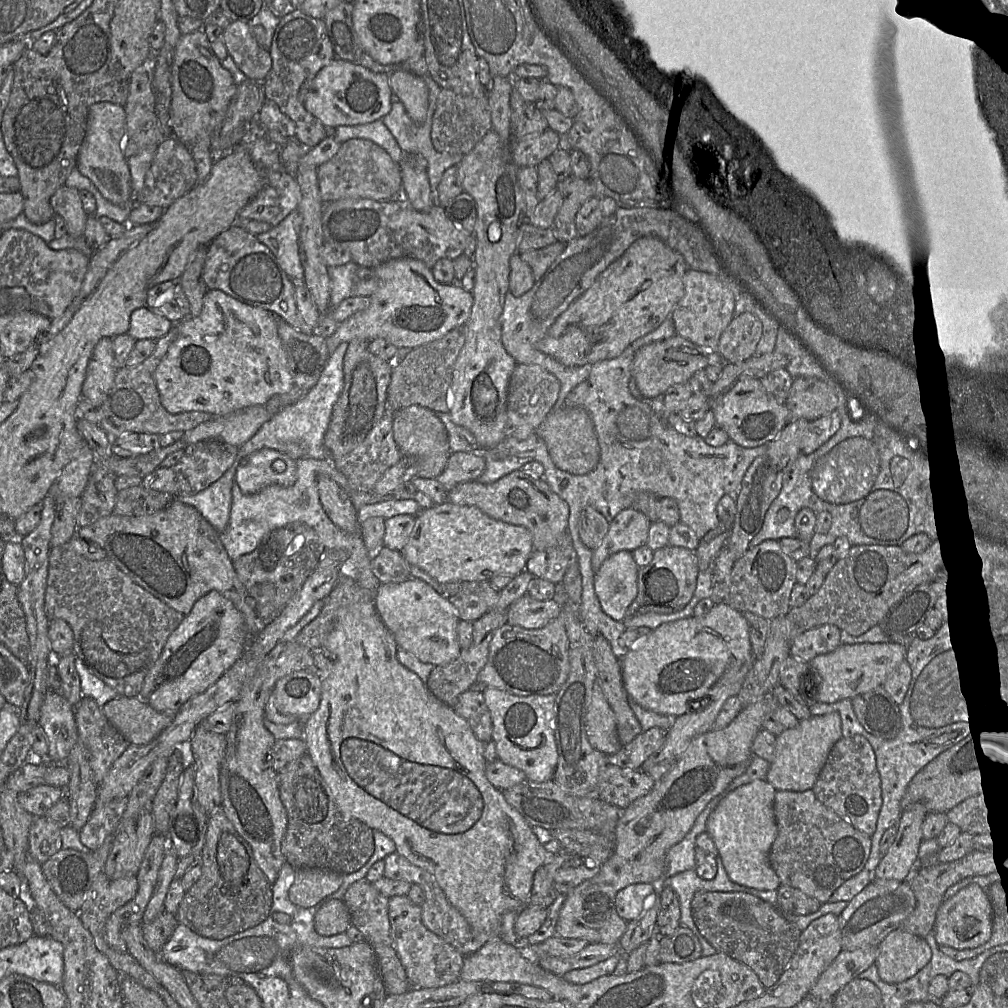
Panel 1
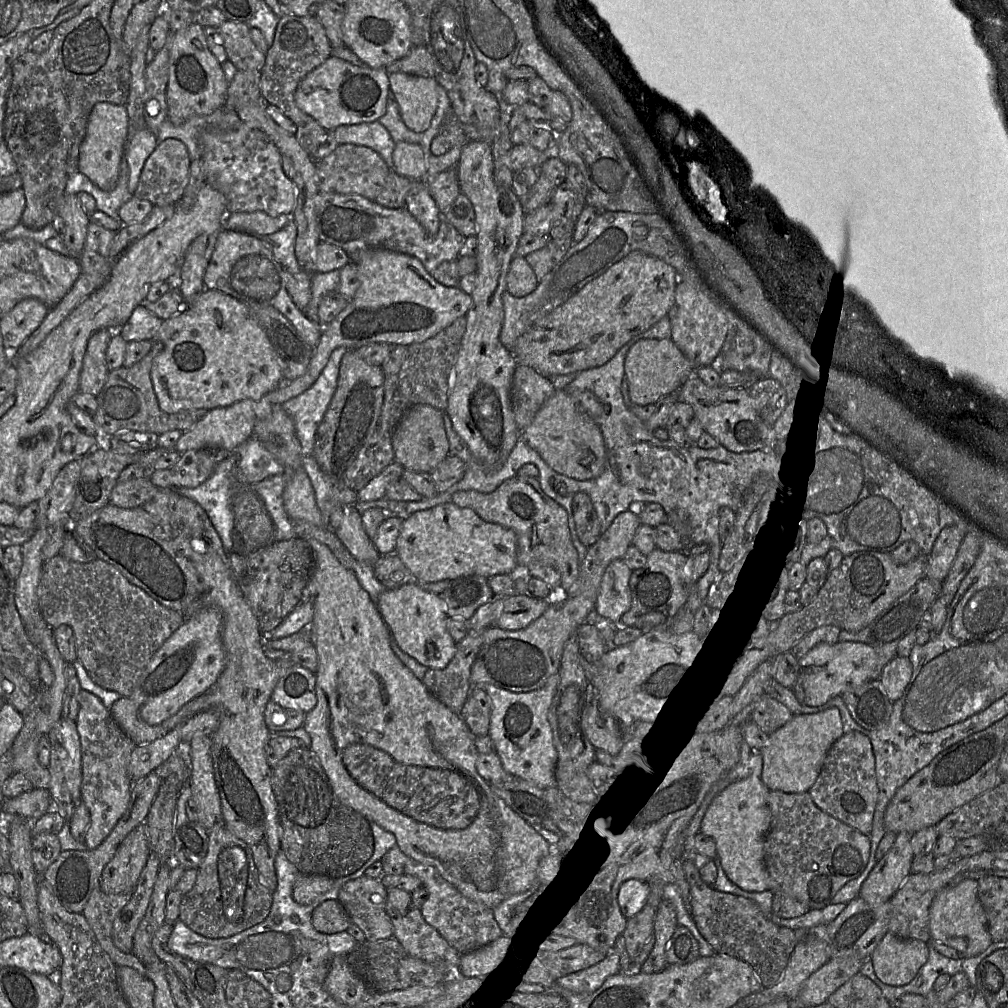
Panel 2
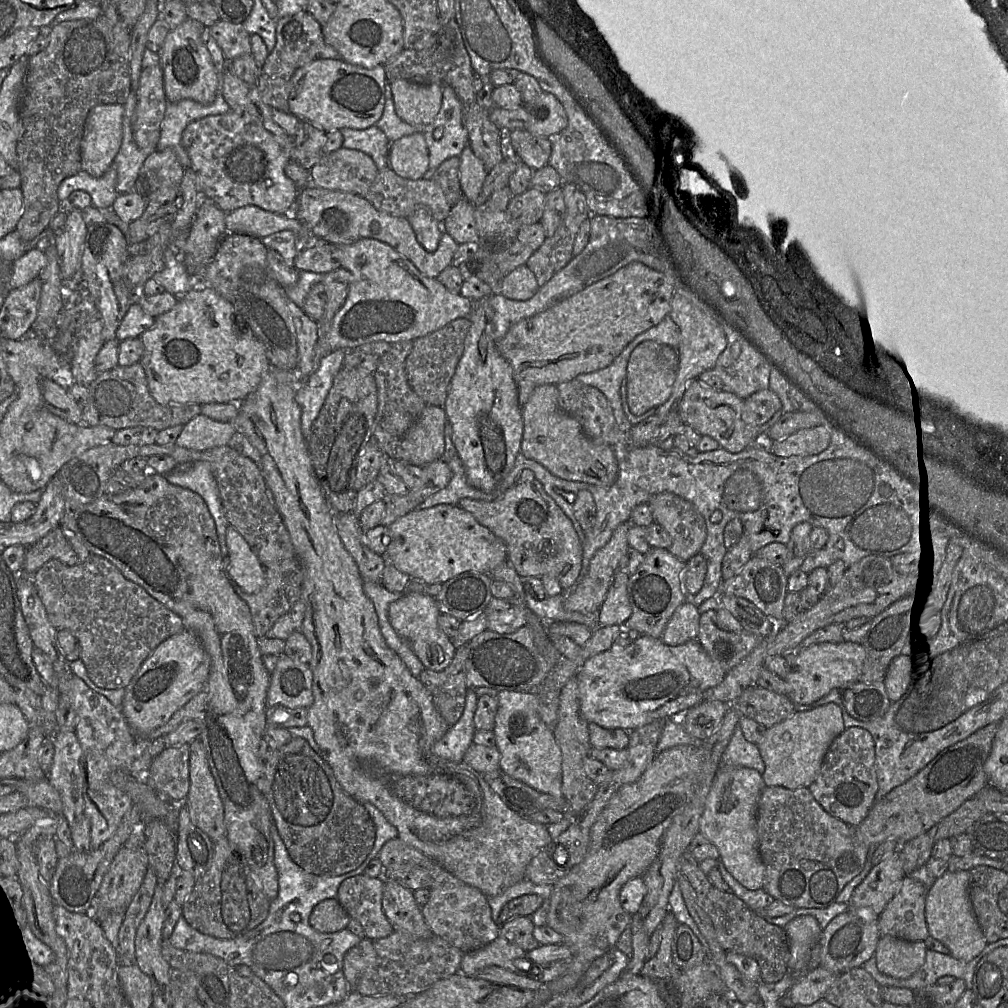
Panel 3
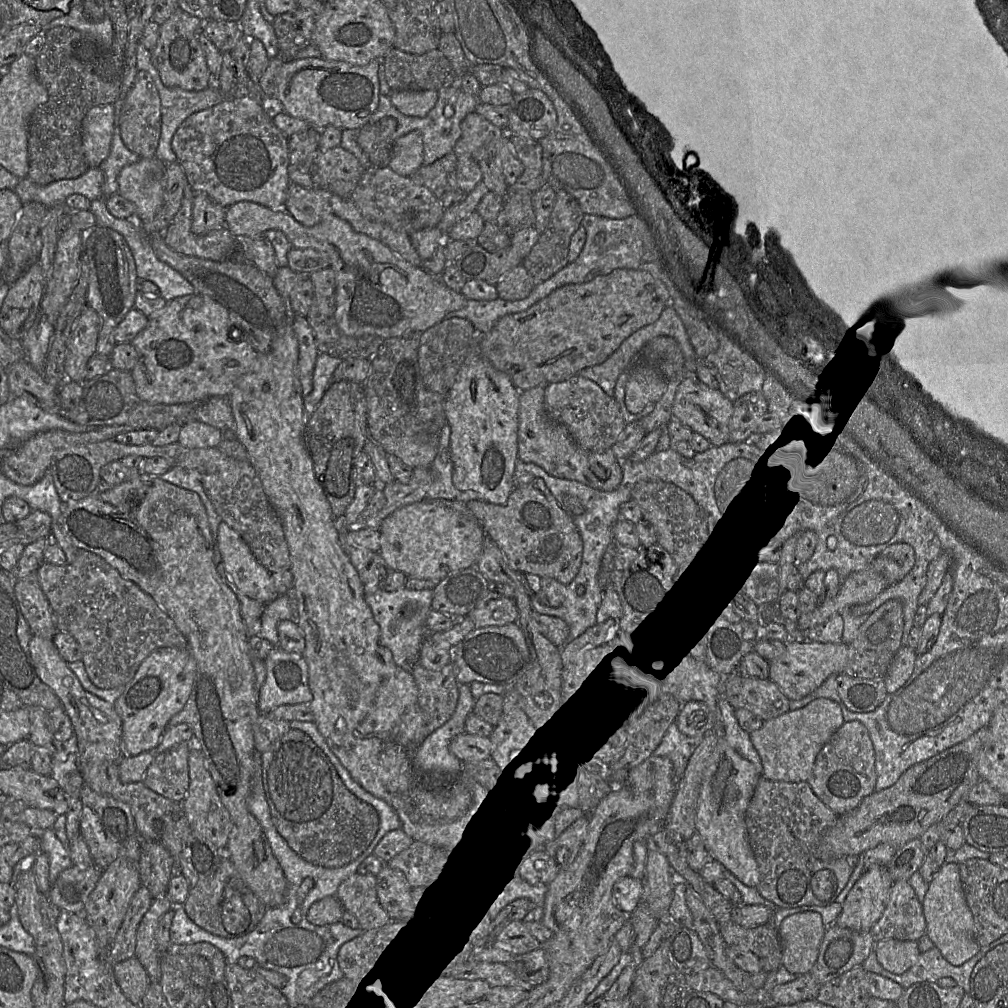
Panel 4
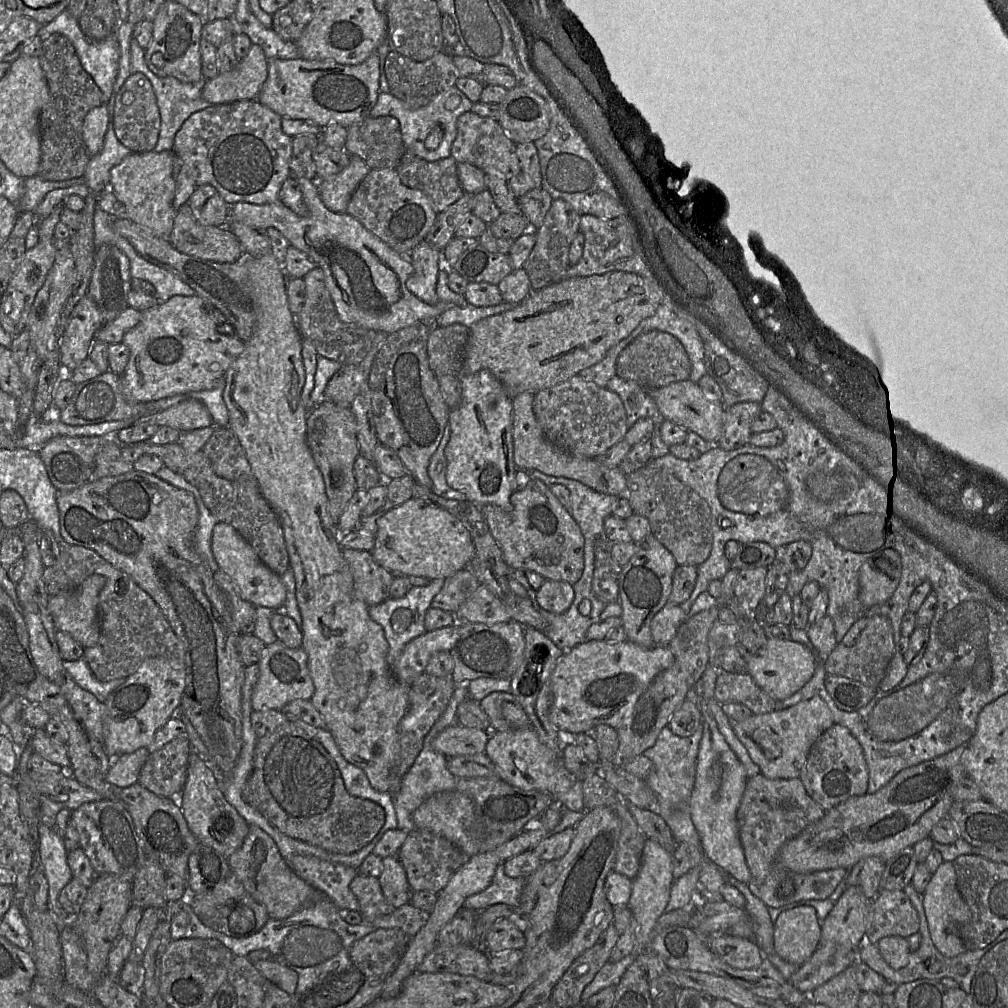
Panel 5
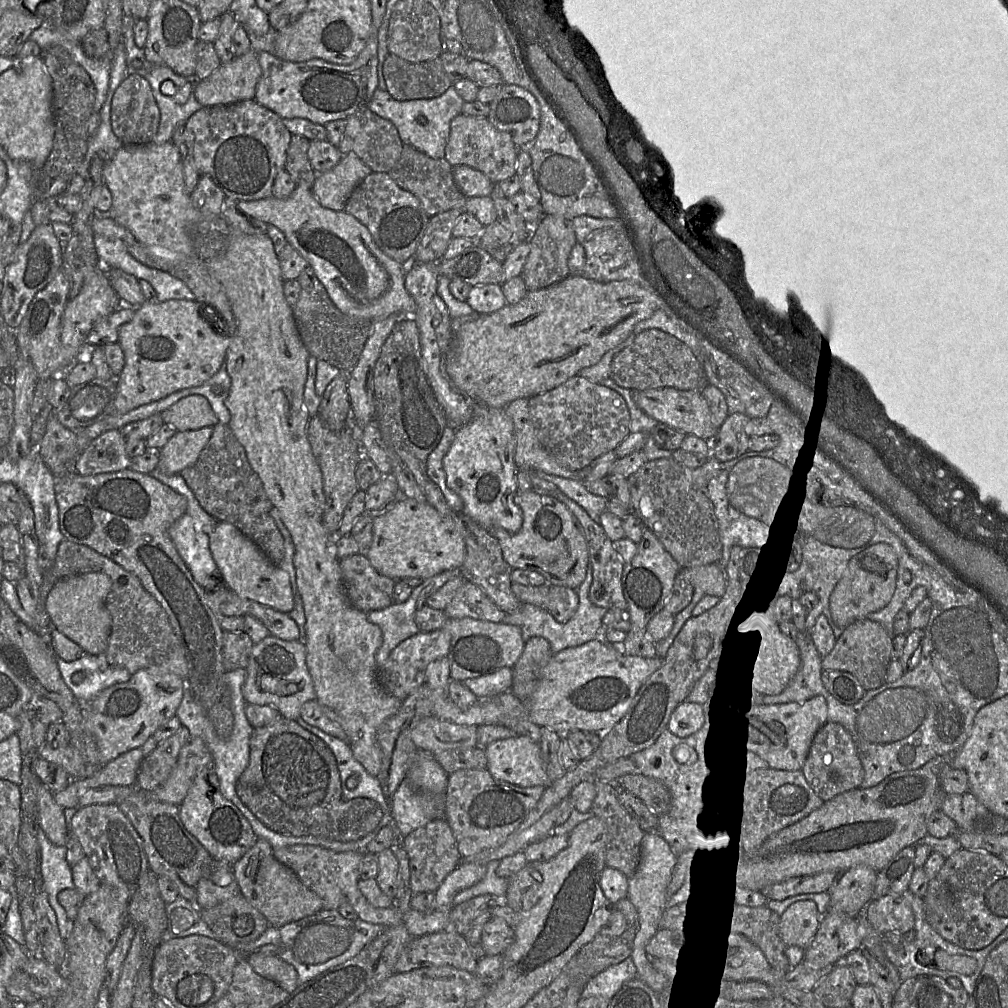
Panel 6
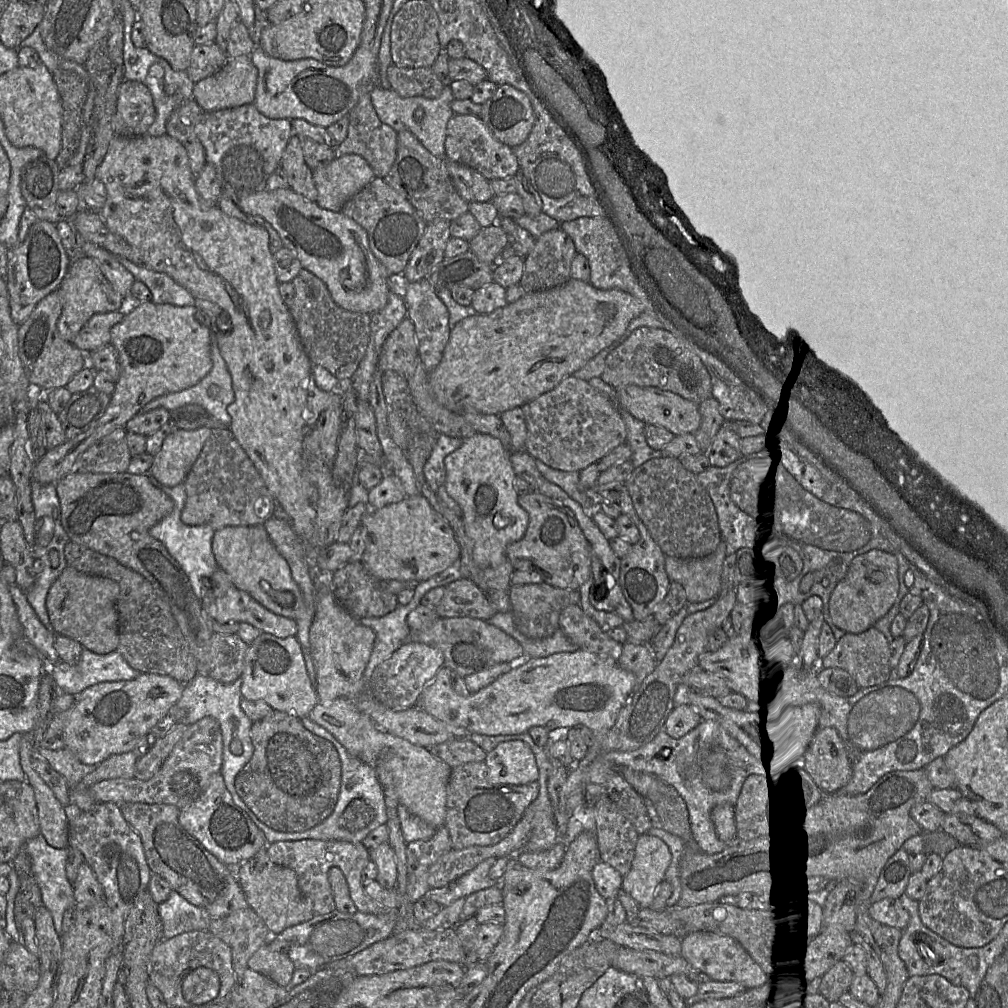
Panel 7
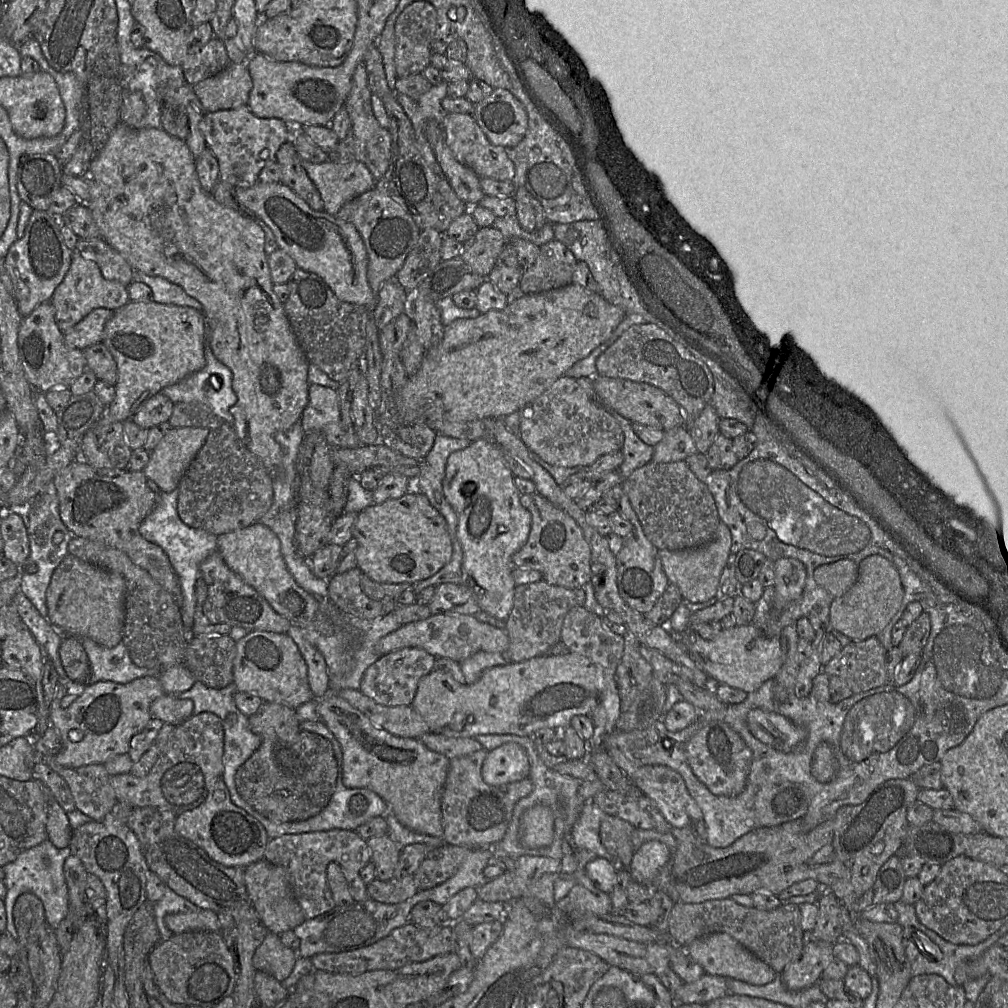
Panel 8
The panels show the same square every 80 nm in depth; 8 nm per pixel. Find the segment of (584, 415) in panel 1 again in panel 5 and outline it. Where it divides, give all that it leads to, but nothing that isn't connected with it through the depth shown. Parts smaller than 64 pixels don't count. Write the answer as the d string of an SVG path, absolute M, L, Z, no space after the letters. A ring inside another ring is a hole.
M522 392L512 399L513 458L516 468L577 480L596 492L627 498L627 475L619 467L605 466L595 458L576 457L544 437L533 412L534 394Z

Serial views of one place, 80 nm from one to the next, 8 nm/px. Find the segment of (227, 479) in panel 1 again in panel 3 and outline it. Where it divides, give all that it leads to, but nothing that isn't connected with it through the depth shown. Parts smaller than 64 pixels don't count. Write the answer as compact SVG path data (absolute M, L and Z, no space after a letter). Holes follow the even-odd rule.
M198 461L193 463L184 472L170 472L164 476L169 483L187 488L203 498L216 525L223 559L228 557L226 532L229 522L224 514L218 484L213 474L211 464L205 461Z

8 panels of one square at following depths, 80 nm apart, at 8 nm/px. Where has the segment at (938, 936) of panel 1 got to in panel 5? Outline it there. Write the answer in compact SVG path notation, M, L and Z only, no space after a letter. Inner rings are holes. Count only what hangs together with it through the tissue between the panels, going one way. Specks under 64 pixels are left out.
M943 861L938 867L923 893L923 906L931 939L937 950L946 958L953 958L967 949L961 938L950 931L955 924L966 923L971 918L971 911L963 900L956 885L956 873L952 862Z

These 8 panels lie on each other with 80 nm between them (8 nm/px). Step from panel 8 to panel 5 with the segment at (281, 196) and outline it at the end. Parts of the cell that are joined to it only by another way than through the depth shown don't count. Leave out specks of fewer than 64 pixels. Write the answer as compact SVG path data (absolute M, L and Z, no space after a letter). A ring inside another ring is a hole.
M296 178L296 180L301 187L303 200L308 208L307 216L297 215L280 200L266 204L241 201L230 205L230 220L263 229L274 227L289 241L290 245L306 253L322 269L326 286L338 316L343 322L391 334L416 322L434 324L438 316L451 307L456 307L440 300L430 305L412 294L406 286L406 281L414 272L409 256L397 253L347 212L330 211L320 198L317 181L307 178Z

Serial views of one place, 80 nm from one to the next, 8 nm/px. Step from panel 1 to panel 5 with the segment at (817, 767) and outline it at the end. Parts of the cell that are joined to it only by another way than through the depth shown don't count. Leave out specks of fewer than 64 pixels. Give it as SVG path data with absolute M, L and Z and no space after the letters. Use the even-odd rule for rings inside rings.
M814 696L787 709L753 714L743 721L730 720L730 724L765 777L792 779L800 777L811 747L835 722L826 702L819 696Z

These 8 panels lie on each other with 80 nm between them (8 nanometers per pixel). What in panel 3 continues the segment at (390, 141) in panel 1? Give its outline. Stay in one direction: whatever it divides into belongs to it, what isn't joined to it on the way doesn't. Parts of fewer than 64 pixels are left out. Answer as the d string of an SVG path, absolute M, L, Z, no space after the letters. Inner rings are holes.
M376 125L366 129L342 128L343 148L355 149L369 155L377 168L389 168L389 150L391 143L385 133Z

